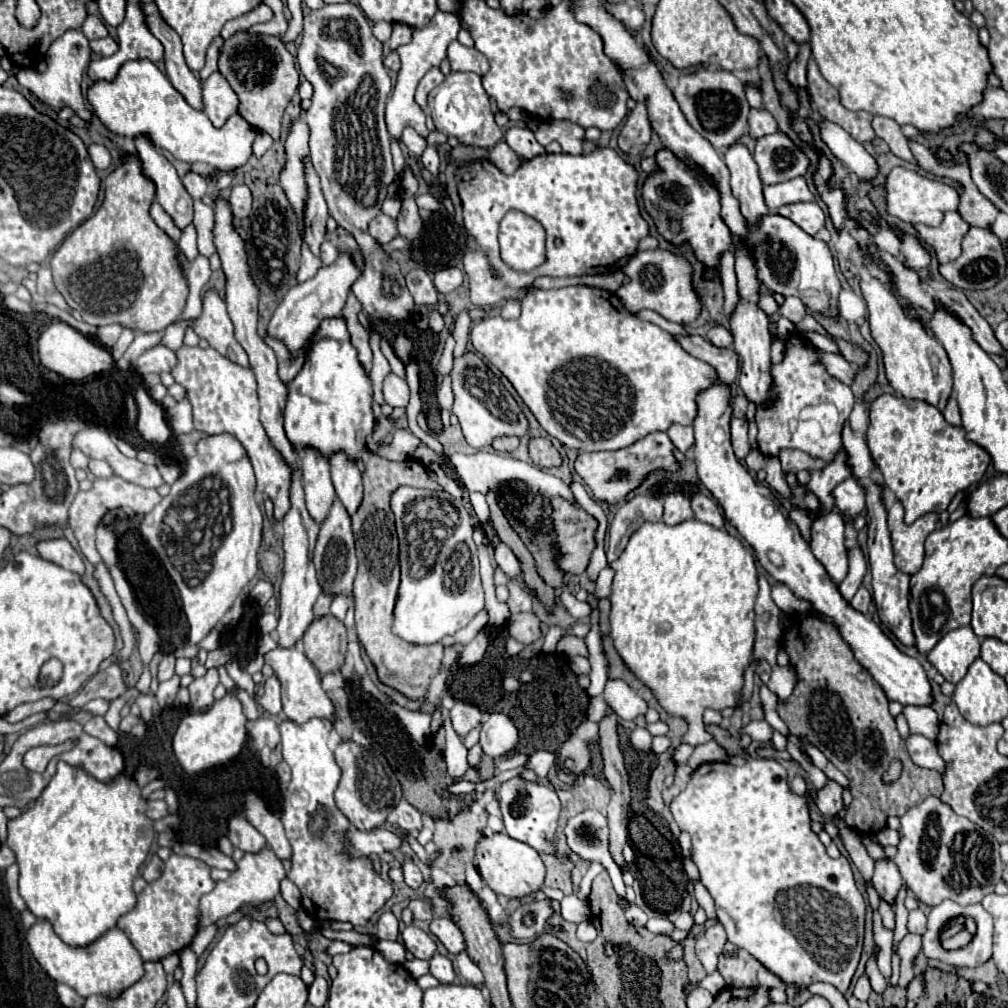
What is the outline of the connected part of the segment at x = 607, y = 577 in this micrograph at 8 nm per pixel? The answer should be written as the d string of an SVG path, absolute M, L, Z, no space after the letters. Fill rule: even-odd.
M606 566L598 578L596 578L596 590L594 590L594 596L596 598L606 598L610 596L610 584L612 584L612 578L614 578L614 570L610 566Z

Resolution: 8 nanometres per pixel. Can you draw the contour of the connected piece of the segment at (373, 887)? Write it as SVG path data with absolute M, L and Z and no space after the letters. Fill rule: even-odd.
M312 718L302 726L284 720L280 724L280 734L282 758L292 770L281 812L286 836L292 844L292 870L288 872L288 878L302 892L302 908L318 922L344 920L354 926L366 926L392 896L392 884L374 872L368 856L360 856L358 860L346 856L346 832L350 830L350 822L338 810L334 800L340 768L328 748L328 728L318 718ZM338 848L342 848L342 856L338 856Z

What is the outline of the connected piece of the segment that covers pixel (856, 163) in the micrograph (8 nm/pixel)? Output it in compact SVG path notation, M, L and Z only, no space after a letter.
M822 120L820 136L828 144L832 154L842 160L842 164L848 172L860 176L862 180L870 180L876 176L876 172L878 172L876 160L844 128L840 128L838 124L832 124L828 120Z

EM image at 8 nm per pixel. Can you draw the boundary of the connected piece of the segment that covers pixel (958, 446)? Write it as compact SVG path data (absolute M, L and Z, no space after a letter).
M882 394L870 404L866 440L884 476L884 486L896 494L906 510L906 524L912 524L928 512L946 510L956 492L984 478L990 464L988 452L966 440L962 426L948 424L934 406L922 400L906 400L892 394Z

